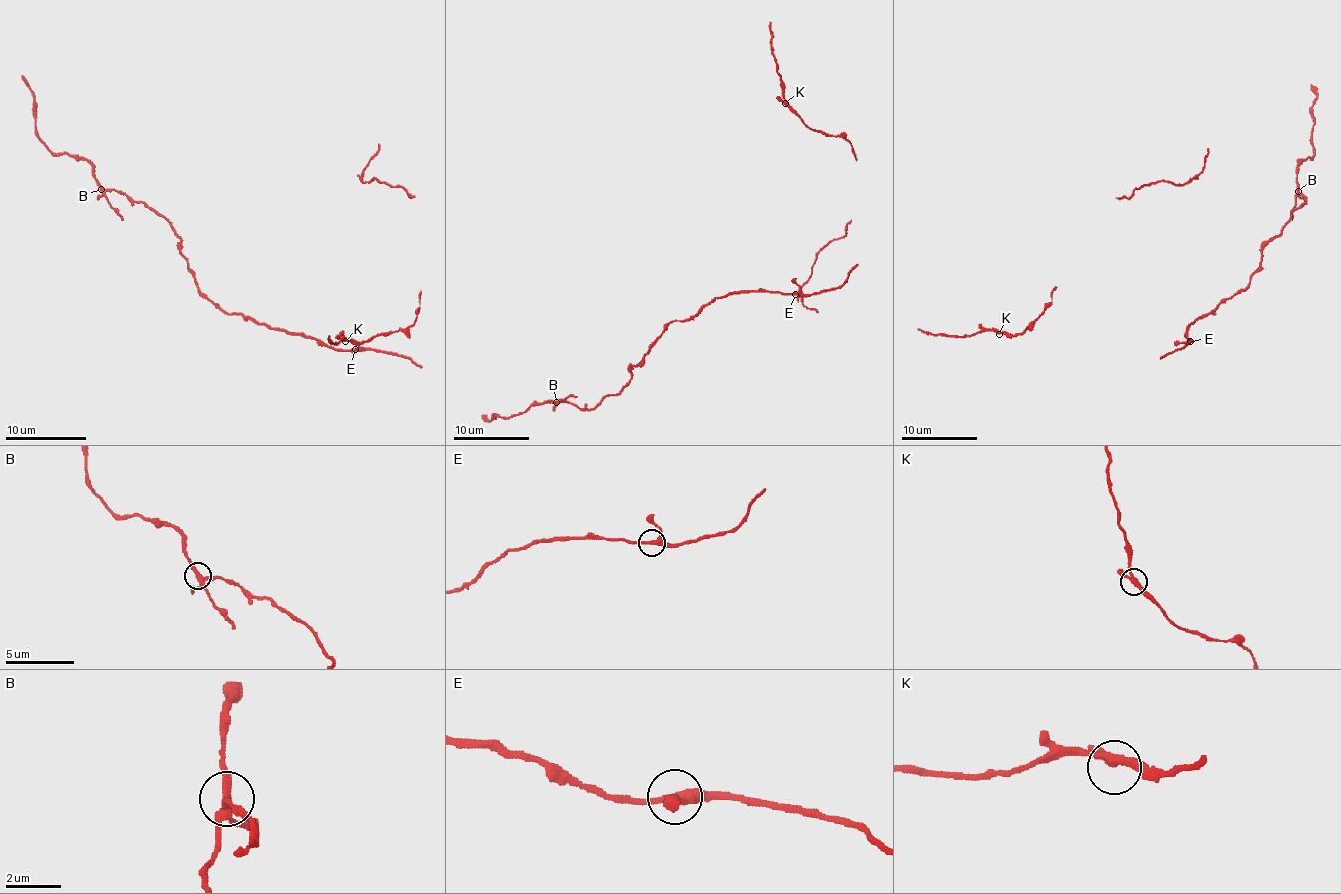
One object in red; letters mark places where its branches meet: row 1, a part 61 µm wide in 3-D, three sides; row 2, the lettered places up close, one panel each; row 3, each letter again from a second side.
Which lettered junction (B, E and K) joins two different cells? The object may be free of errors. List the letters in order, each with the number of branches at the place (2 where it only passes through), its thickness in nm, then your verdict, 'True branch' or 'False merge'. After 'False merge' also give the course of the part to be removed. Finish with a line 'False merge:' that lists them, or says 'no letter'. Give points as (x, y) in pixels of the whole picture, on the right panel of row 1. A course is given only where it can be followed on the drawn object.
B: Branches: 4. Thickness 280 nm. False merge. Course of the part to remove: (1297, 190), (1292, 221)
E: Branches: 3. Thickness 260 nm. True branch
K: Branches: 3. Thickness 260 nm. True branch
False merge: B

